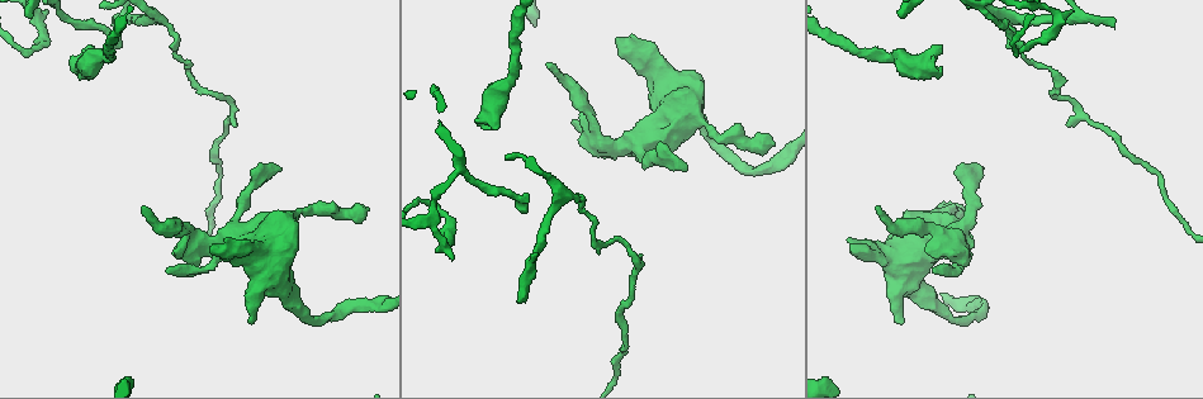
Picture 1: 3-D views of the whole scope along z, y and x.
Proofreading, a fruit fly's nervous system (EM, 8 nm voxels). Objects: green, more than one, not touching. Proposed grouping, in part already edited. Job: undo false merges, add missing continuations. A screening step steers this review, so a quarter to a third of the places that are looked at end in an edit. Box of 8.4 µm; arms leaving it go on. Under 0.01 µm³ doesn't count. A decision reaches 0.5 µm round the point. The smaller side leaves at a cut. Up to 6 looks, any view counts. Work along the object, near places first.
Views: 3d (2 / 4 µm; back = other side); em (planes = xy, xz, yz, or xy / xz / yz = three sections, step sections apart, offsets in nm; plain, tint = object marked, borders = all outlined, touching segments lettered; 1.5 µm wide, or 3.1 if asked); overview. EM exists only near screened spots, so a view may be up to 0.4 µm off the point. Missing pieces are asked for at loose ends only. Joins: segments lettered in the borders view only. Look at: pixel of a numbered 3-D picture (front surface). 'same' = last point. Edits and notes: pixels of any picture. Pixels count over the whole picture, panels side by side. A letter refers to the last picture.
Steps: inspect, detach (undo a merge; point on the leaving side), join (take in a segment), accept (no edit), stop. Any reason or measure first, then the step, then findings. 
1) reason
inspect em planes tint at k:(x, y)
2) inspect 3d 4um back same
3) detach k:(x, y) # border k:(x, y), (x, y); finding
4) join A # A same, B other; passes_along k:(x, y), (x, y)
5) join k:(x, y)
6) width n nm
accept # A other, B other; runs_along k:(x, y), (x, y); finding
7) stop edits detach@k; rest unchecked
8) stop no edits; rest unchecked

thin end
inspect 3d 2um at 1:(122, 44)

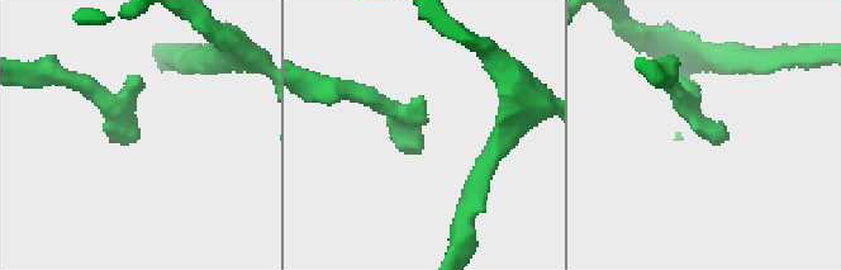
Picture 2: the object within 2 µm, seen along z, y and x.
inspect em planes borders at 2:(137, 136)

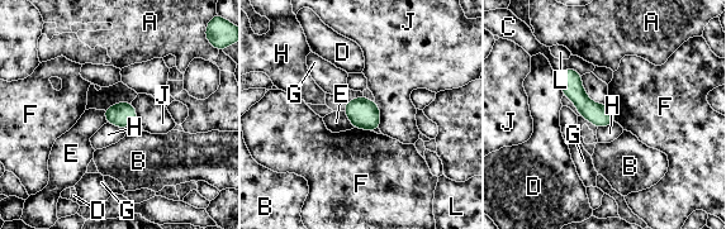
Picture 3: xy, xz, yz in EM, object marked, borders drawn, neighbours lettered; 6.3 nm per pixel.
accept # A other, B other, C other, D other, E other, F other, G other, H other, J other, L other; border 3:(374, 101), (379, 109), (379, 128); no lettered segment goes on from it

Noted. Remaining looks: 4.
abrupt turn
inspect em xz step 4 borders at 1:(1057, 76)

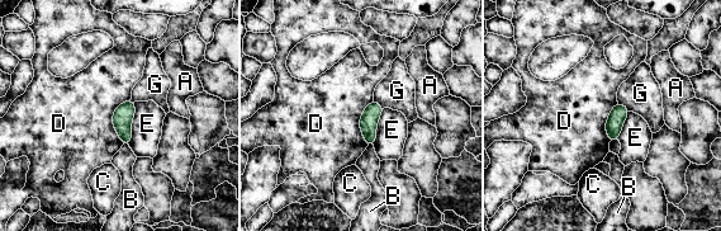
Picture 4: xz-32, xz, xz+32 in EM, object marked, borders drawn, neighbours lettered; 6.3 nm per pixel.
accept # A other, B other, C other, D other, E other, G other; border 4:(134, 102), (131, 142), (128, 145); all the same neuron

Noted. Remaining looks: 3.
tapers out
inspect 3d 2um at 1:(521, 302)

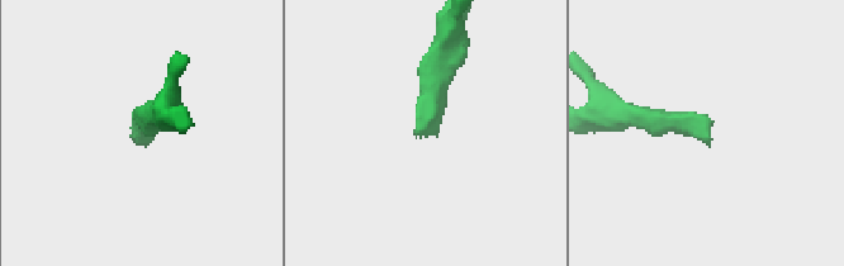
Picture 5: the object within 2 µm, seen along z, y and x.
inspect em planes borders at 5:(149, 142)

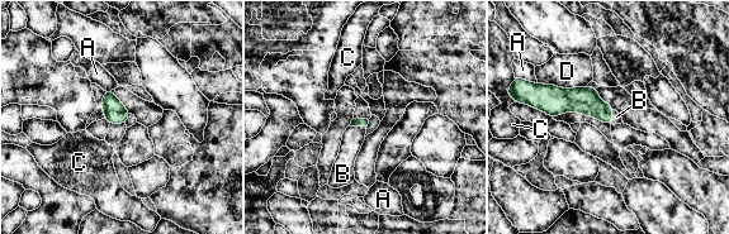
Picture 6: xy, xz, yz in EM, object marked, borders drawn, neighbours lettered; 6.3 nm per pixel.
join B # A other, B same, C other, D other; the neuron continues

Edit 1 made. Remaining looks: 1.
stop edits join@6; rest unchecked

